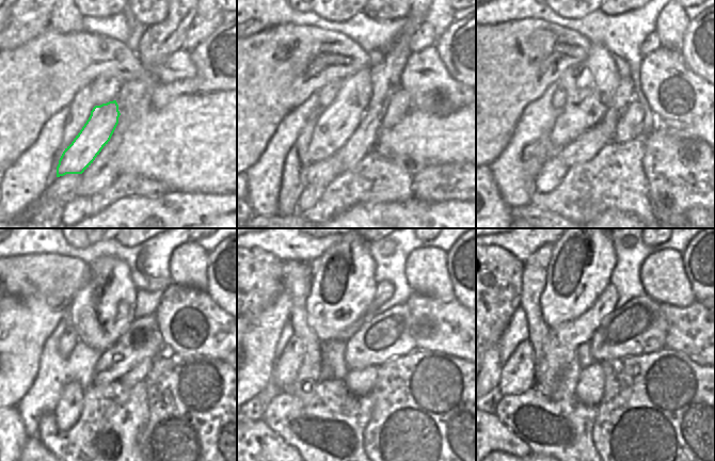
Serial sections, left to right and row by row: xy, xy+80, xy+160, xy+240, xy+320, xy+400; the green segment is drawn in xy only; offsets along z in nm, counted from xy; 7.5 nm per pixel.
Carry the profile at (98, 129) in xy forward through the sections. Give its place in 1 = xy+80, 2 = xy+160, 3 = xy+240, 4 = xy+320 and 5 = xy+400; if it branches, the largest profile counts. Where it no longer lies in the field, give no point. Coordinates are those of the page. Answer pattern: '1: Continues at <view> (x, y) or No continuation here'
1: Continues at xy+80 (336, 123)
2: Continues at xy+160 (590, 85)
3: Continues at xy+240 (102, 311)
4: Continues at xy+320 (343, 287)
5: Continues at xy+400 (583, 259)

